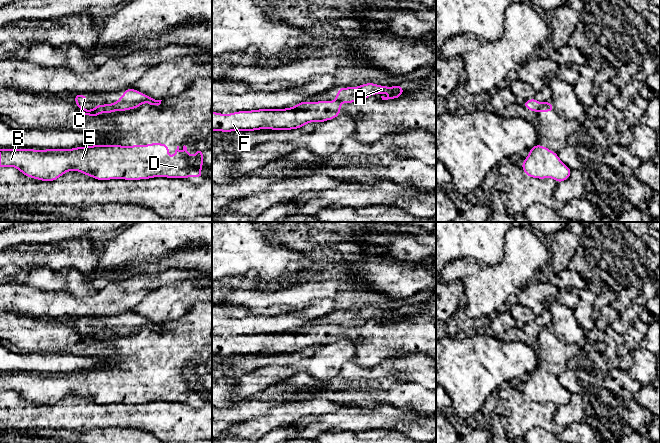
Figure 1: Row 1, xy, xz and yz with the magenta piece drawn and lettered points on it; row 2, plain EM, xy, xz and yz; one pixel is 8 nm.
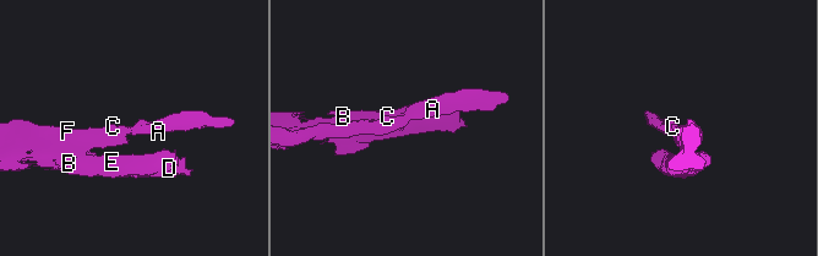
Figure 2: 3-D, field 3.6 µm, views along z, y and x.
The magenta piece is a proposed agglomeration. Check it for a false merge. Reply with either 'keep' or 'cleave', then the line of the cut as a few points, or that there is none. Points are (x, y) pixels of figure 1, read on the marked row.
cleave | yz (541, 103), (537, 111)

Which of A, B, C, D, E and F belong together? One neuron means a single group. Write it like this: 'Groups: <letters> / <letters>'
Groups: A / B C D E F

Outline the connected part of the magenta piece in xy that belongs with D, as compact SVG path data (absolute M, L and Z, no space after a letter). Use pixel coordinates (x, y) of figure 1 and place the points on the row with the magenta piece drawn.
M150 143L147 145L92 145L71 149L45 149L35 150L22 148L0 149L0 167L15 167L25 176L41 180L54 181L68 171L78 171L97 180L141 180L154 177L203 178L200 170L203 168L203 150L195 151L192 157L183 146L183 152L179 152L179 146L172 158L169 157L169 146L162 143Z

